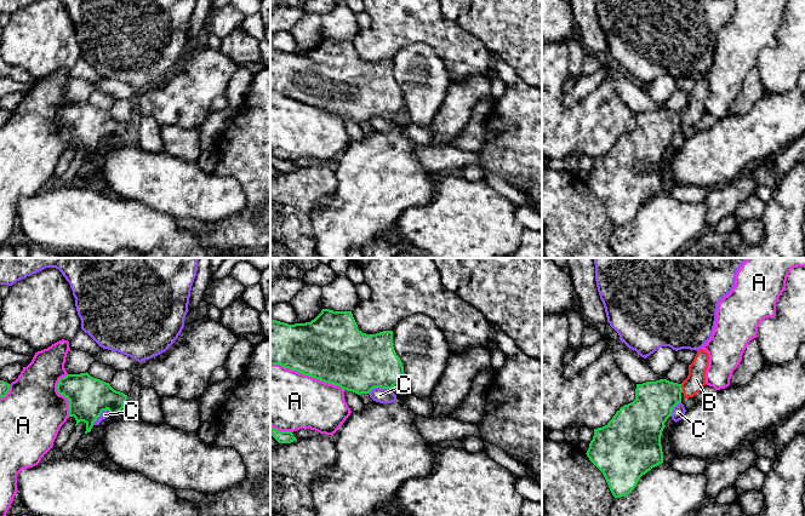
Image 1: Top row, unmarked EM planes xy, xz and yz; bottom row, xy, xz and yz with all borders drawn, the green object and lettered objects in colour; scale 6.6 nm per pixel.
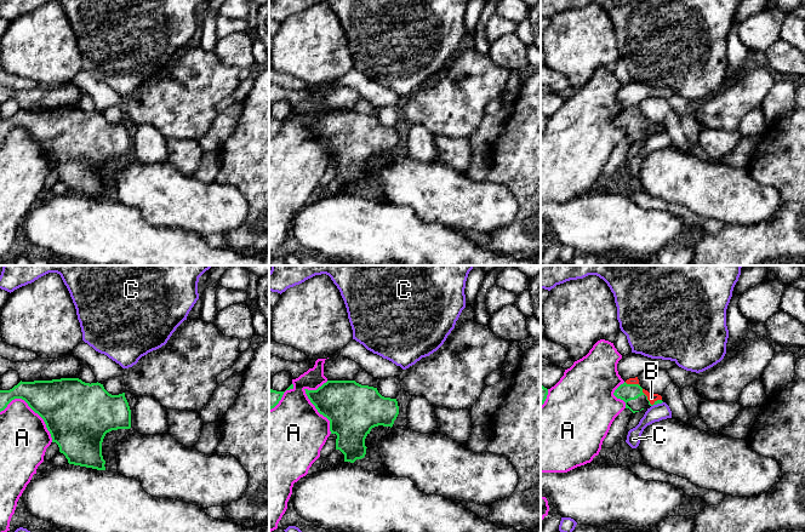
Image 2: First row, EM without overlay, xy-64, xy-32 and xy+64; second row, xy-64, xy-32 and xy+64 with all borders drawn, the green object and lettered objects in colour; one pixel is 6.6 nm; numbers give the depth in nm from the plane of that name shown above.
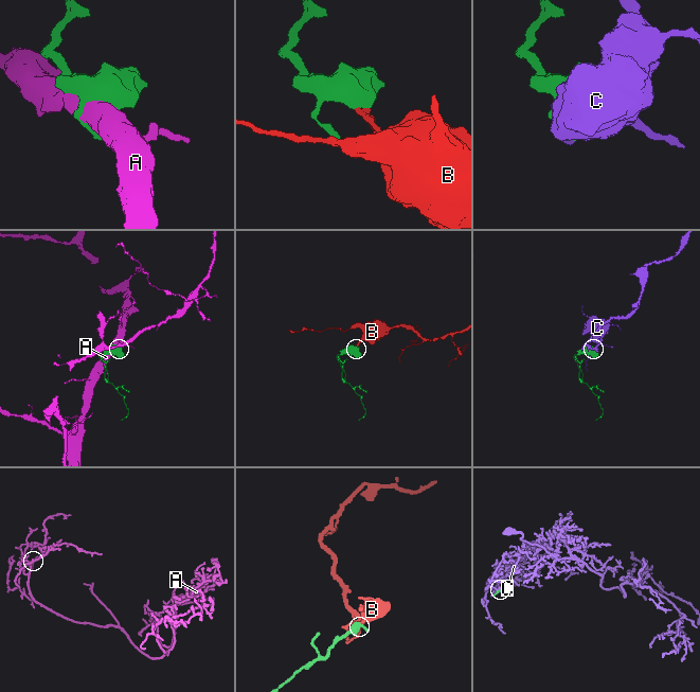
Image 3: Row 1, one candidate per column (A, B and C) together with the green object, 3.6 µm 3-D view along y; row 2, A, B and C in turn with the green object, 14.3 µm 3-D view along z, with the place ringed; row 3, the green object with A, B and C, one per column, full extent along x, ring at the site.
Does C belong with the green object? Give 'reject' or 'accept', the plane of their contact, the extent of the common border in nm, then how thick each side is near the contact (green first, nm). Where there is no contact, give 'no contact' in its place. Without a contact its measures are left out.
reject; meets green in xy; contact 150 nm long; 260 nm thick on the green side, 50 nm on the other

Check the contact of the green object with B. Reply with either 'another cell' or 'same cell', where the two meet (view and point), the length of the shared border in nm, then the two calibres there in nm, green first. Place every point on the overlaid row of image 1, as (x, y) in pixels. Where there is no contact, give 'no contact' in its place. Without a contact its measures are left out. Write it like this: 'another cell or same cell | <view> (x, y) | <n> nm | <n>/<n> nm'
same cell | yz (680, 388) | 60 nm | 260/130 nm

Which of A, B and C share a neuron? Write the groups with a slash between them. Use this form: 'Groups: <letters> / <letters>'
Groups: A / B / C

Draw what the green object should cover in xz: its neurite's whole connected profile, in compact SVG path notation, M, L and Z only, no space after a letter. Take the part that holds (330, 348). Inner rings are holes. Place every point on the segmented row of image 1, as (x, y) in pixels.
M322 309L310 322L289 325L270 319L270 365L337 385L358 395L375 388L392 389L405 378L404 366L393 346L393 331L362 333L352 311Z

